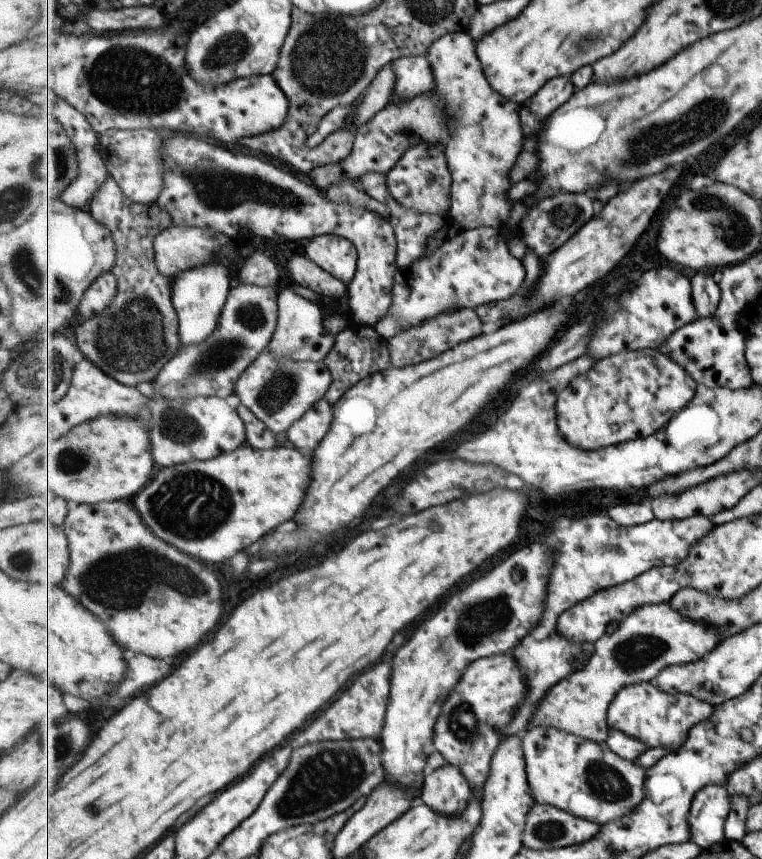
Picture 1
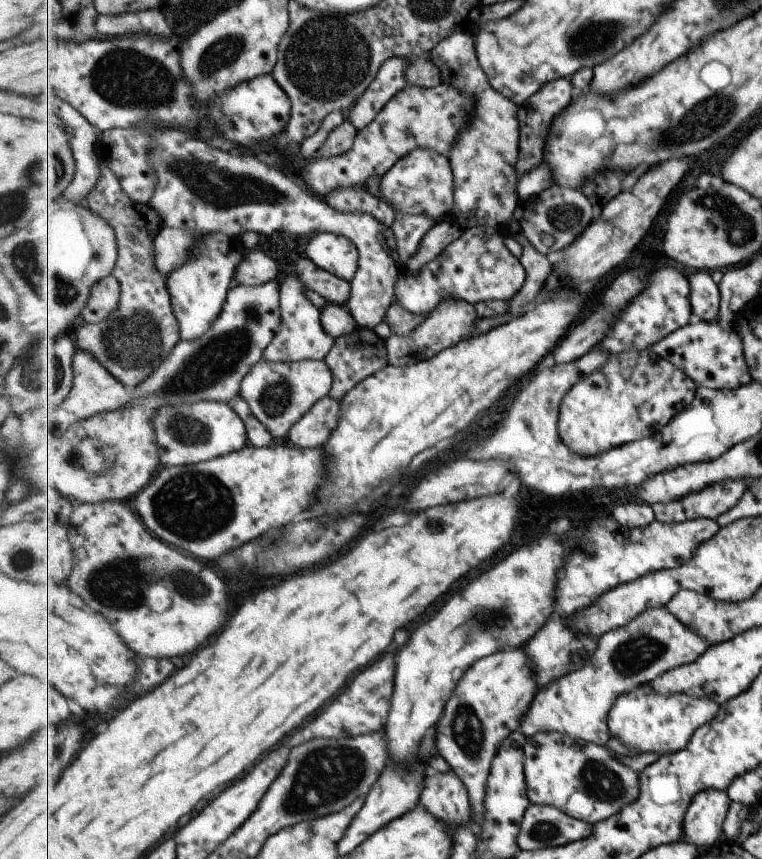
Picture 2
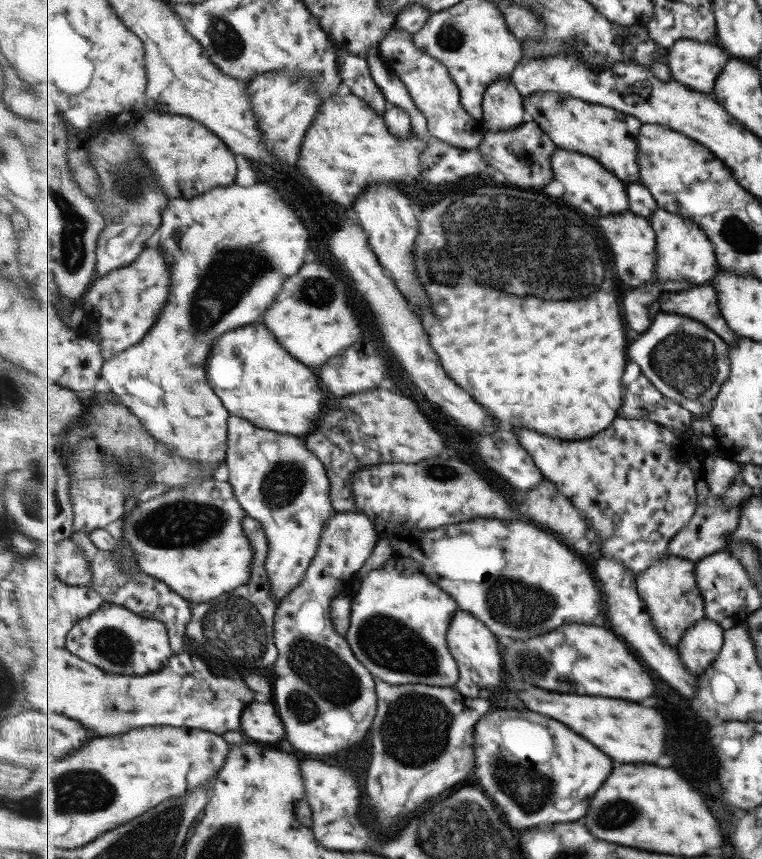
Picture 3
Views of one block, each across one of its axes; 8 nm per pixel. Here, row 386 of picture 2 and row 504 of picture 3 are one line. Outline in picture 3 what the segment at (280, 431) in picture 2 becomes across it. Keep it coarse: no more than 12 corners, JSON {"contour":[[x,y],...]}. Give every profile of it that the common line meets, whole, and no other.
{"contour":[[231,415],[226,467],[277,605],[337,512],[303,437]]}

